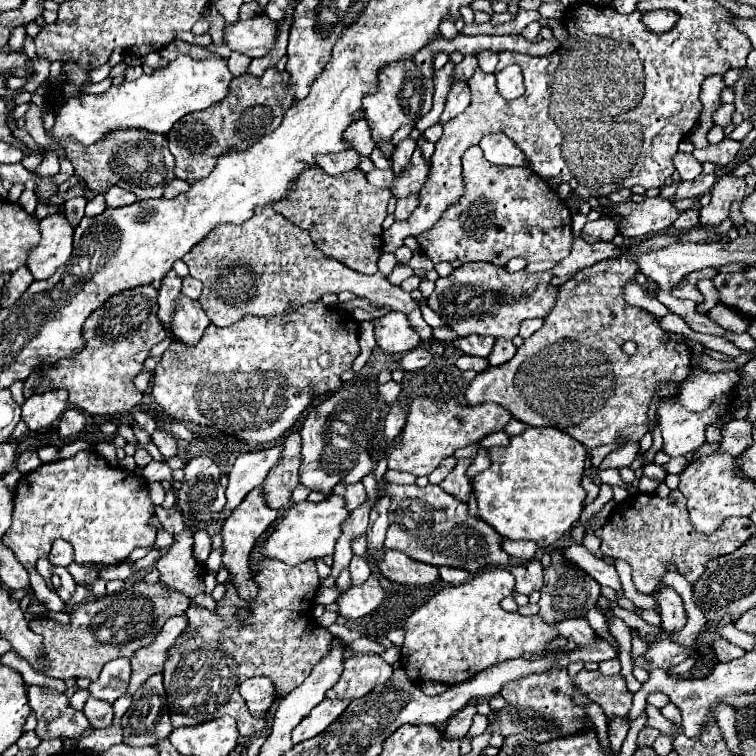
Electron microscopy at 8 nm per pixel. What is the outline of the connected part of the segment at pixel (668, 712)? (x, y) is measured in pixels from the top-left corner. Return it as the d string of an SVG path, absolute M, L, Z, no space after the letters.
M669 703L661 709L661 713L672 723L682 726L682 717L679 709L674 704Z

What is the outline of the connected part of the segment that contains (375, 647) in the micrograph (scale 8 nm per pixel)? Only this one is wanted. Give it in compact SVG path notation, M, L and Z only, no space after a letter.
M362 637L356 641L354 641L351 644L347 645L347 649L350 649L351 651L355 653L374 653L374 654L381 654L385 651L384 646L377 643L374 640L370 640L367 637Z

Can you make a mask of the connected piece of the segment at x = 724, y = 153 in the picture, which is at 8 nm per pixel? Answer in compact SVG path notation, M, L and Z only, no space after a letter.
M724 138L720 144L716 146L708 146L704 150L694 150L694 158L698 162L714 162L716 166L726 166L730 164L740 152L740 142L732 140L732 138Z

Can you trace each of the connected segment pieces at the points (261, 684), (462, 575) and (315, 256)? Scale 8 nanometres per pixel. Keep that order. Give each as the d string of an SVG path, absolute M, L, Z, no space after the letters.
M250 678L244 684L240 684L240 696L246 700L248 710L254 716L264 716L270 706L274 704L274 688L272 682L262 678Z
M438 568L440 570L440 576L444 582L448 584L460 584L460 582L466 582L468 580L468 572L466 570L458 570L458 568Z
M272 206L256 208L254 216L240 226L216 226L182 260L190 268L190 276L204 284L198 302L216 326L240 322L244 314L268 318L296 312L296 308L308 302L318 302L322 294L338 294L342 290L354 292L378 308L388 306L390 310L404 314L420 308L418 300L400 286L390 284L380 272L366 276L324 256L324 252L312 244L308 232L288 222Z

